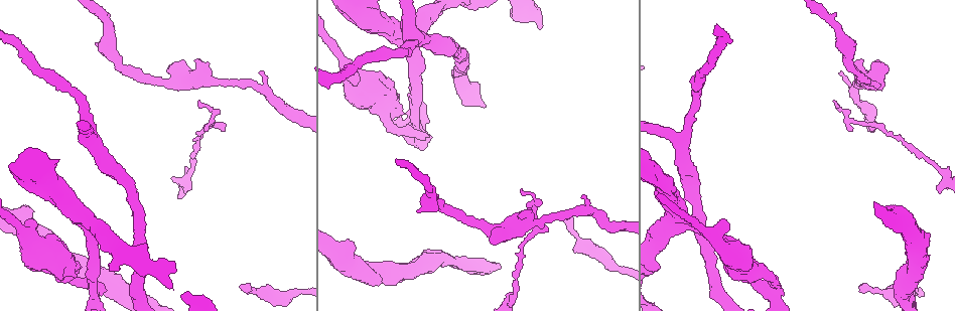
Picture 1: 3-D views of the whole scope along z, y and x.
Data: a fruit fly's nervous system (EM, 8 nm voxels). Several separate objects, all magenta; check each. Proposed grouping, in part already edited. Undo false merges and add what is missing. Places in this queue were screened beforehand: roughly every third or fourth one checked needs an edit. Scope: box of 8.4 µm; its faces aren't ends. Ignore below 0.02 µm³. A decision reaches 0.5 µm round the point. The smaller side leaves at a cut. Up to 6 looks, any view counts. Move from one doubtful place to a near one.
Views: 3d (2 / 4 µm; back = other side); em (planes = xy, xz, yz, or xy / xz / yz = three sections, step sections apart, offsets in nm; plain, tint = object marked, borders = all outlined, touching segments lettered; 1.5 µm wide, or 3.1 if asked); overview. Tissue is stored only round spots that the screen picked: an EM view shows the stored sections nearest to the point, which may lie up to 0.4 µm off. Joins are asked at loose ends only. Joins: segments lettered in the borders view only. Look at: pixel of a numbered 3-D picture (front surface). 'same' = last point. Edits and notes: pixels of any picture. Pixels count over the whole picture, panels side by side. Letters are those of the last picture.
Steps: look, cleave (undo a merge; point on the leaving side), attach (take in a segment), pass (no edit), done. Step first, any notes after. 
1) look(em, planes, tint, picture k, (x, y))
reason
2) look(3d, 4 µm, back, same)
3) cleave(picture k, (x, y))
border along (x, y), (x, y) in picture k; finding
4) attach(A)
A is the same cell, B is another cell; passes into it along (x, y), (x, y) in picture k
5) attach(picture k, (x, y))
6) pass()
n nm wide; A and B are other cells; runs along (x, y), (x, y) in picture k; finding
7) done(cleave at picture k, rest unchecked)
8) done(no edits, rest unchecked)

look(em, planes, plain, picture 1, (842, 73))
free end

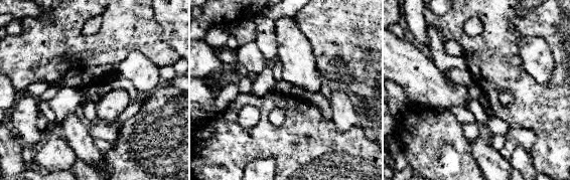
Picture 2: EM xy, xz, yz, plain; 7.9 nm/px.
look(em, planes, borders, same)
see the neighbours

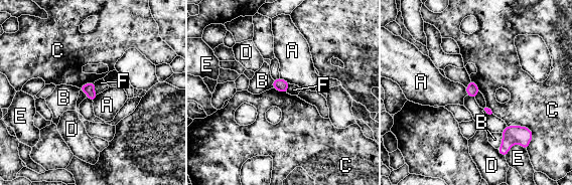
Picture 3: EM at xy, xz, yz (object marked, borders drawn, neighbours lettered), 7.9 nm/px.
pass()
A, B, C, D, E and F are other cells; border along (507, 125), (526, 126), (532, 133) in picture 3; no lettered segment goes on from it

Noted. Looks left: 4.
look(em, yz, step 4, tint, picture 1, (687, 228))
arms part here

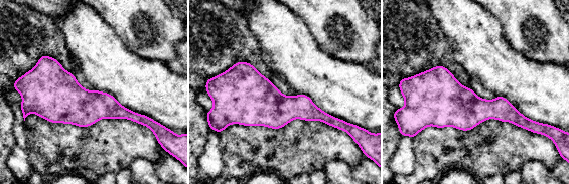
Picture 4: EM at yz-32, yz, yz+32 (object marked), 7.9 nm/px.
look(em, xy, step 4, borders, same)
cut it another way

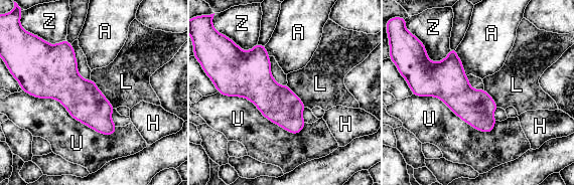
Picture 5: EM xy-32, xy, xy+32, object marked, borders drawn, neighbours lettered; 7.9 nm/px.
pass()
A, H, L, U and Z are other cells; border along (31, 95), (115, 133) in picture 5; one neuron here

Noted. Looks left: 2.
look(em, planes, plain, picture 1, (34, 222))
stops while still wide

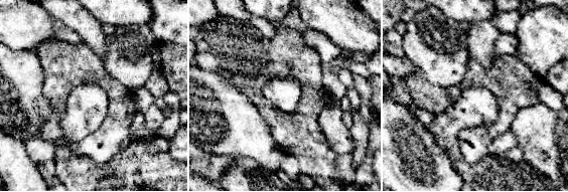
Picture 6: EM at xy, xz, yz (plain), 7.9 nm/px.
look(em, planes, borders, same)

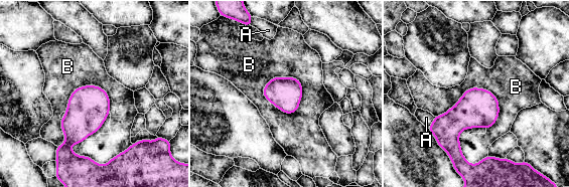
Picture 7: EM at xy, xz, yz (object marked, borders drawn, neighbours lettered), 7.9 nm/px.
pass()
A and B are other cells; border along (262, 89), (295, 77), (303, 95) in picture 7; no lettered segment goes on from it

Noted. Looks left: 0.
done(no edits, rest unchecked)

